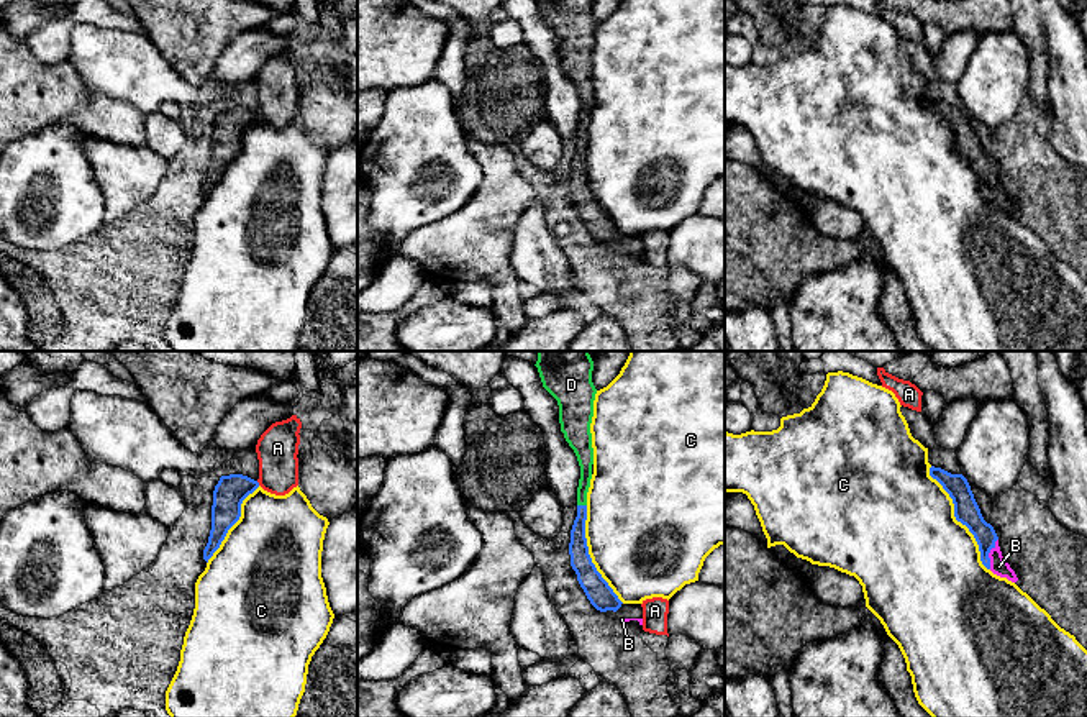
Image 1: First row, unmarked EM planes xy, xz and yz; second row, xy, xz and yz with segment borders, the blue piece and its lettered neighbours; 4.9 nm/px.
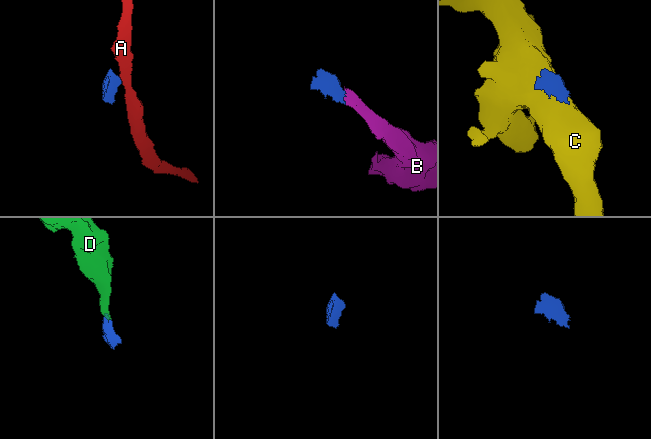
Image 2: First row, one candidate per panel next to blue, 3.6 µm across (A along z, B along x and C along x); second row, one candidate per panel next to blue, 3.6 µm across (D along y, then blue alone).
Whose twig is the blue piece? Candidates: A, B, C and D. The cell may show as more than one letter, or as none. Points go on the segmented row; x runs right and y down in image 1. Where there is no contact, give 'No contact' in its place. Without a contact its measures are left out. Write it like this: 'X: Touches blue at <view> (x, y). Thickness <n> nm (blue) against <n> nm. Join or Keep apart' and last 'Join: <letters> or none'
A: Touches blue at xy (258, 483). Thickness 150 nm (blue) against 200 nm. Keep apart
B: Touches blue at yz (989, 552). Thickness 130 nm (blue) against 90 nm. Join
C: Touches blue at yz (956, 519). Thickness 130 nm (blue) against 500 nm. Keep apart
D: Touches blue at xz (582, 506). Thickness 100 nm (blue) against 80 nm. Join
Join: B, D

